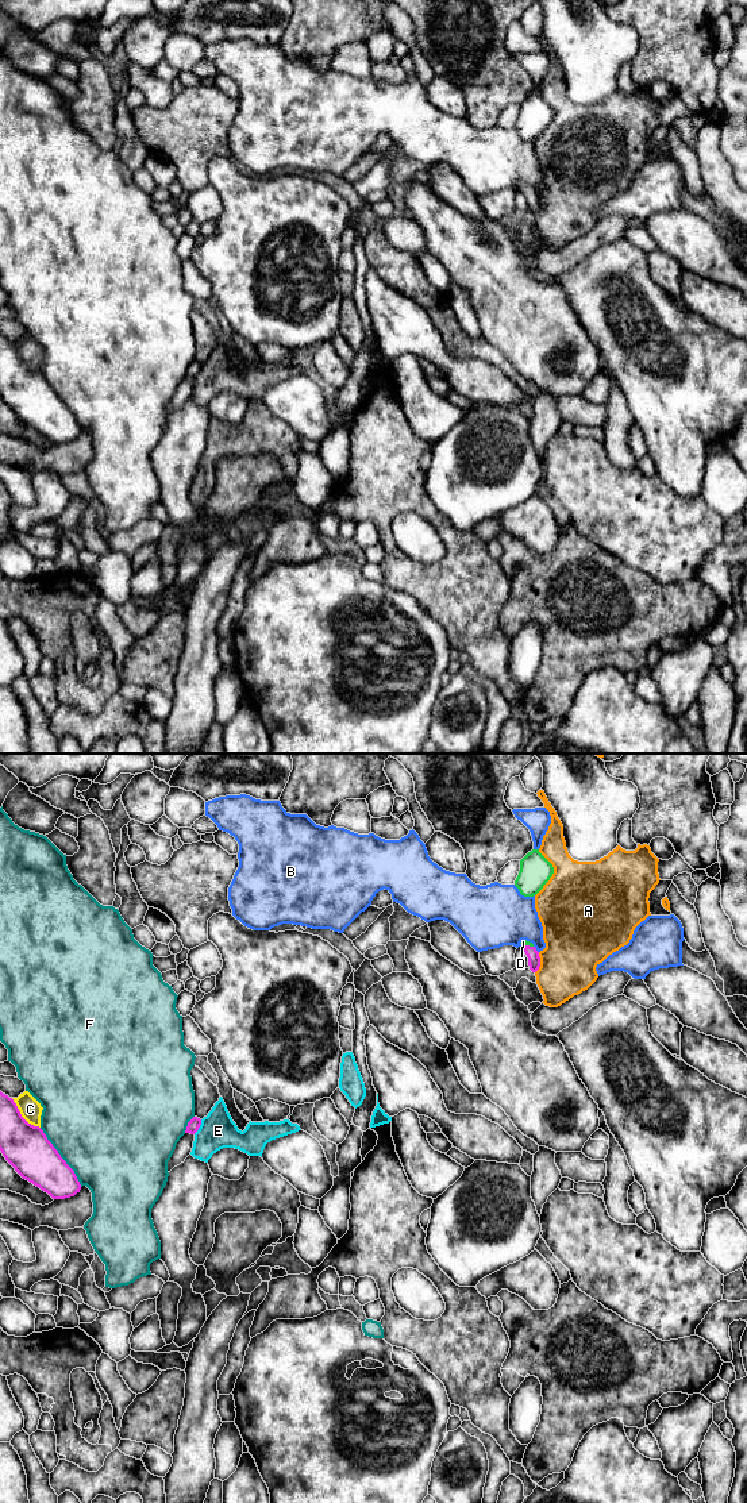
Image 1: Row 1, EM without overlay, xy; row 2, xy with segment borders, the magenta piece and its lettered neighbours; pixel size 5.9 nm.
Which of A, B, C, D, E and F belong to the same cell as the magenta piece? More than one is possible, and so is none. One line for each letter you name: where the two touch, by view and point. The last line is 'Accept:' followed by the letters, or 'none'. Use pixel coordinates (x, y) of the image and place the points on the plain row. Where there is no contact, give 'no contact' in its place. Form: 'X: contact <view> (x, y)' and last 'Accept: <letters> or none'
D: contact xy (527, 189)
Accept: D

